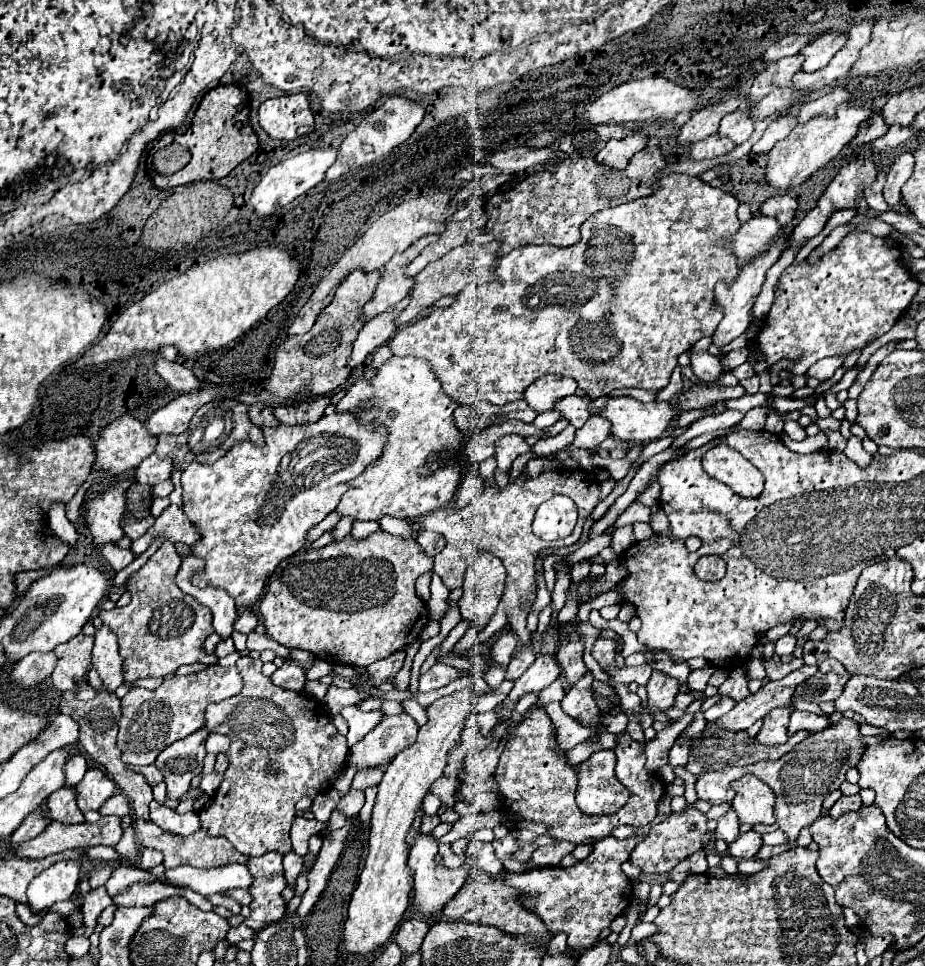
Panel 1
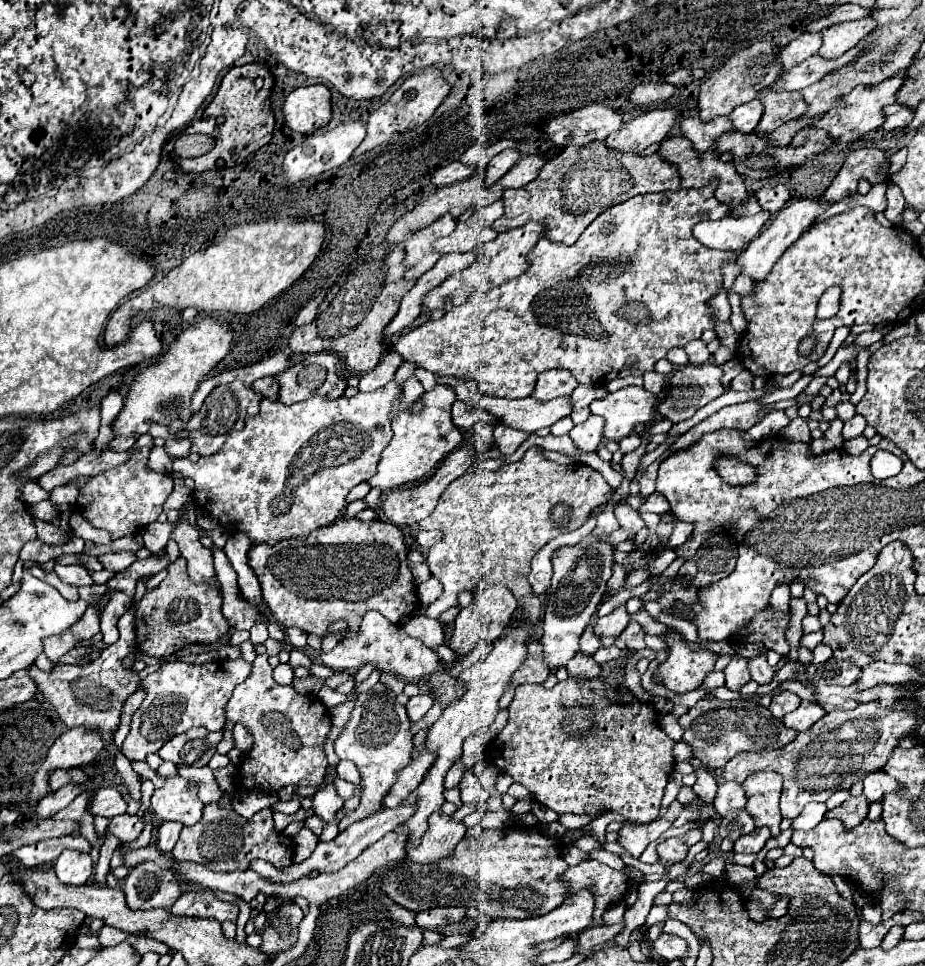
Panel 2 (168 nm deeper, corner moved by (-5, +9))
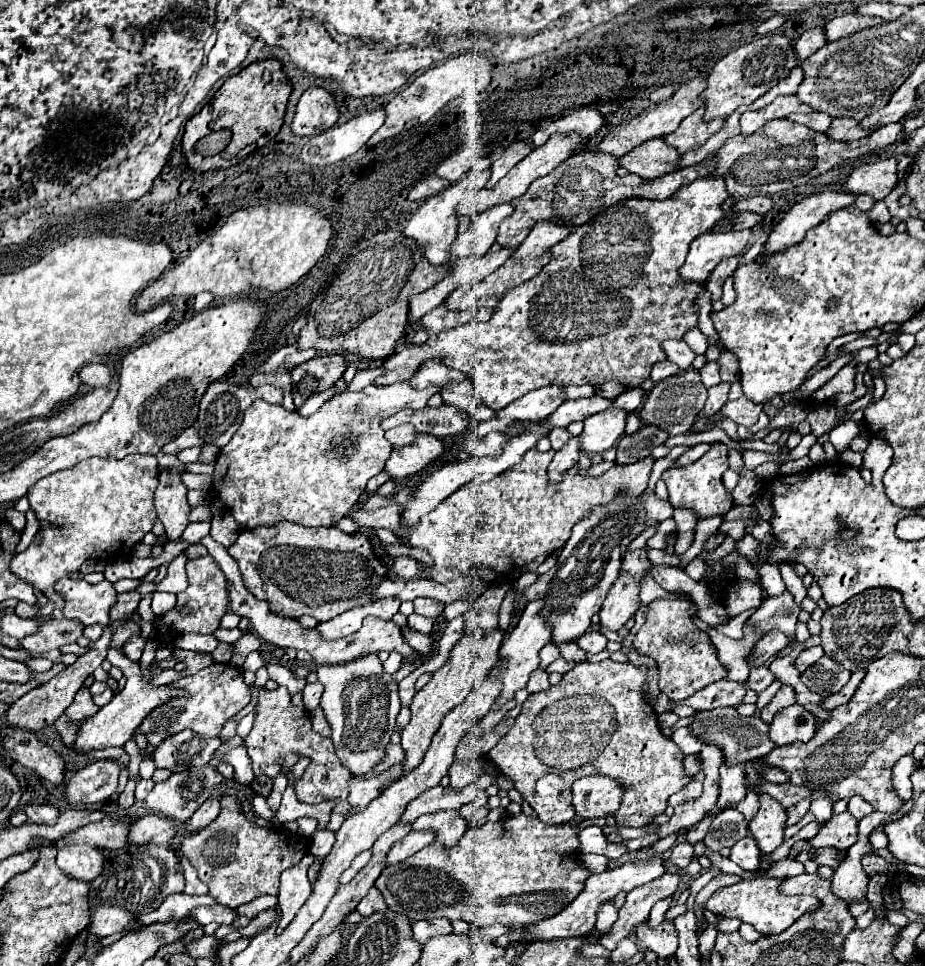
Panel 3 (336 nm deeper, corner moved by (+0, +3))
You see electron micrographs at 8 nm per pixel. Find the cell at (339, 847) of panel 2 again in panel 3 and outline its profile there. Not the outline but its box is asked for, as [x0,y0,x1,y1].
[399,785,477,825]

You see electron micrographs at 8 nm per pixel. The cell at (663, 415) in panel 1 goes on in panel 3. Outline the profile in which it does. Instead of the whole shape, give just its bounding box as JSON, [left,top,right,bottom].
[581,407,629,453]

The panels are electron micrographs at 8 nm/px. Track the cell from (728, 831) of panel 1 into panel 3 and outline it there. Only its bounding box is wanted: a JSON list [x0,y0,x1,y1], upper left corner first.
[715,765,747,809]

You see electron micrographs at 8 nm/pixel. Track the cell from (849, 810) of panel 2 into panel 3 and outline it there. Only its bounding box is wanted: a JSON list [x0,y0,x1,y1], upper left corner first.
[811,811,857,849]

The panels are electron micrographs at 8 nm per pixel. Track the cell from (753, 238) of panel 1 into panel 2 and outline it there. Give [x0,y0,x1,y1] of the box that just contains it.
[692,211,770,251]

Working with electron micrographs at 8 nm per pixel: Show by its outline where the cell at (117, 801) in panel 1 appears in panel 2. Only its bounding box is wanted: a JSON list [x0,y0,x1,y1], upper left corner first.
[88,787,126,819]

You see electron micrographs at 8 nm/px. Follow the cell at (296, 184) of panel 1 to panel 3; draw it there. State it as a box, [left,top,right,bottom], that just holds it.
[299,109,385,167]

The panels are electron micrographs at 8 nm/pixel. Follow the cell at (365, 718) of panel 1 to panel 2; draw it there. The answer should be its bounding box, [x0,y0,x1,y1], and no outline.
[318,685,345,707]

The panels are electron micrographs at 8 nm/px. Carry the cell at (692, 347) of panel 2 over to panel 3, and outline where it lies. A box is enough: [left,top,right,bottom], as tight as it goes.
[663,341,695,369]

